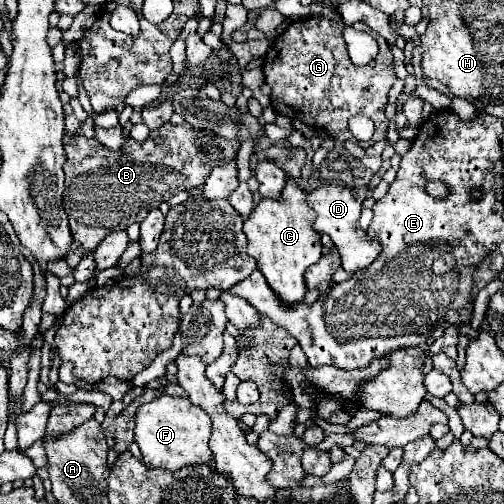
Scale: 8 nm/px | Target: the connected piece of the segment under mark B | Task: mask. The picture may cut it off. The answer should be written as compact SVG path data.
M187 122L181 126L163 124L161 128L151 130L145 142L135 142L129 138L119 150L105 148L95 138L85 138L81 132L65 134L63 142L67 152L67 162L63 166L63 208L67 212L69 230L73 236L73 246L63 258L73 254L77 248L83 248L81 256L87 256L107 234L125 230L135 222L143 222L149 214L149 204L167 202L173 194L203 184L213 166L225 164L225 160L229 160L239 148L237 140L217 138L219 150L213 150L209 144L209 152L223 152L225 158L205 158L199 154L201 140L197 130Z

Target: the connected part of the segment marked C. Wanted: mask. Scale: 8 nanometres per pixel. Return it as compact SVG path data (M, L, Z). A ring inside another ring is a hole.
M293 178L287 180L287 186L281 194L281 200L261 200L243 224L243 232L247 234L247 254L255 258L257 268L265 276L269 288L277 294L283 306L293 306L303 302L307 286L305 286L305 270L321 258L321 236L313 228L315 212L309 210L305 202L305 192L297 186Z

